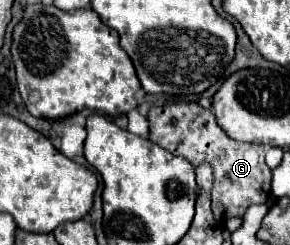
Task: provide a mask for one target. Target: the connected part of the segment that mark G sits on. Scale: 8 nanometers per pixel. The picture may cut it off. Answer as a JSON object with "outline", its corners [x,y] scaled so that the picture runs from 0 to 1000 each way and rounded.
{"outline":[[[679,416],[659,424],[583,424],[514,449],[514,571],[583,620],[624,629],[666,678],[721,661],[741,702],[728,841],[748,898],[838,882],[859,841],[914,833],[934,784],[934,686],[914,669],[914,604],[900,588],[824,580],[783,563],[741,498],[728,449],[693,441]]]}

